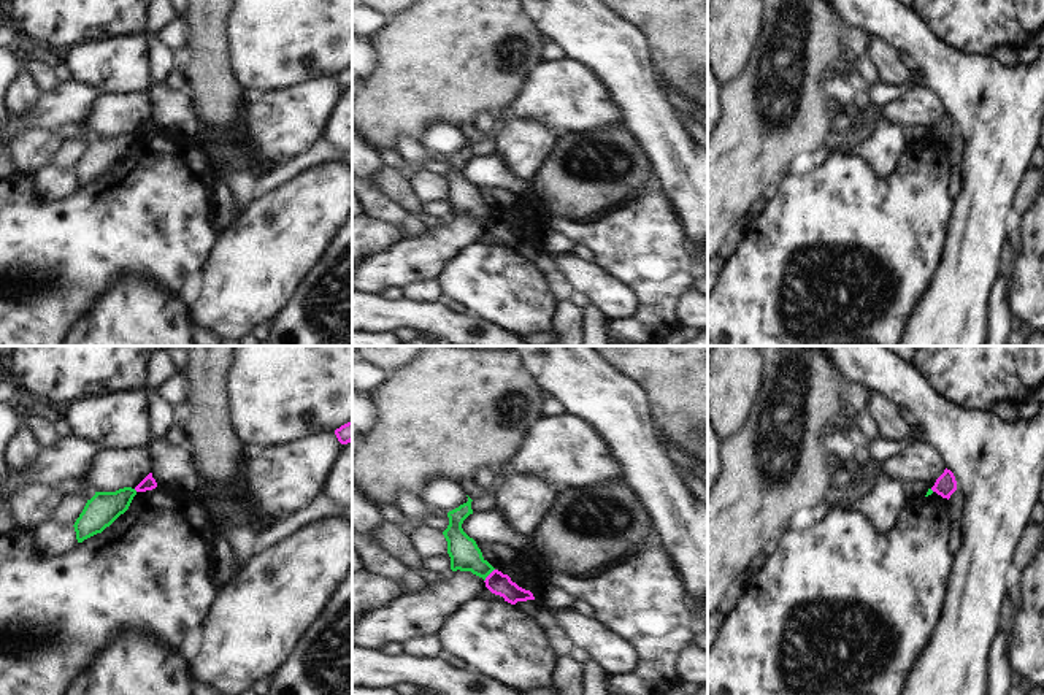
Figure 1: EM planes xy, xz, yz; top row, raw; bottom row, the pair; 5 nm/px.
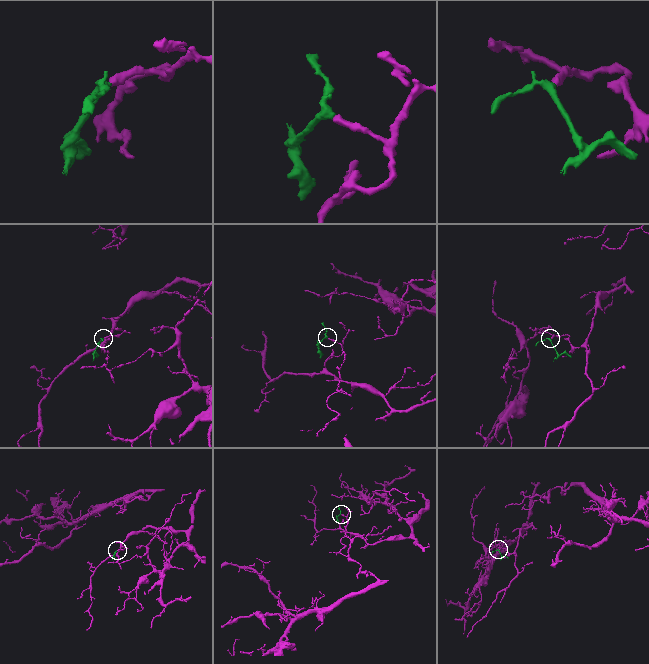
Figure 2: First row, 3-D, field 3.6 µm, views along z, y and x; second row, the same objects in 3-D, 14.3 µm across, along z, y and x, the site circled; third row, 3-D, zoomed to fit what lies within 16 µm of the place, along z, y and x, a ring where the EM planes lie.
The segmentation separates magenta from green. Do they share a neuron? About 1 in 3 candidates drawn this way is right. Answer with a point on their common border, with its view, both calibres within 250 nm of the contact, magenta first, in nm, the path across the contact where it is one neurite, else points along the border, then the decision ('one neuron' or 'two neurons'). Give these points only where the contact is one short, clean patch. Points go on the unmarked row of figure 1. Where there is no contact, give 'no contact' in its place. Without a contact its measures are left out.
meets magenta in xz at (489, 219); 110 nm thick on the magenta side, 160 nm on the other; border along xz (494, 213), (484, 226); two neurons

